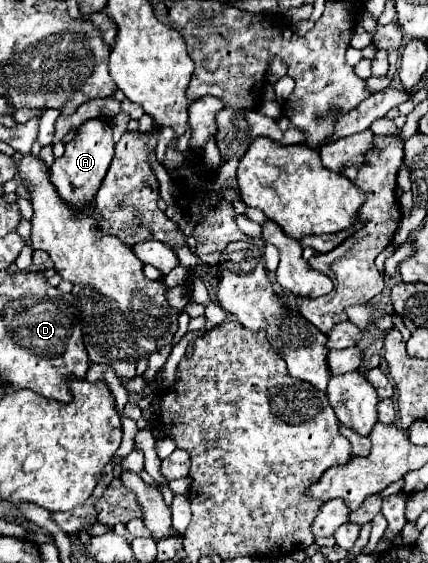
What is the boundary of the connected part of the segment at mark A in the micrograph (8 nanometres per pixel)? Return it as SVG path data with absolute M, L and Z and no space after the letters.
M88 119L76 129L74 139L66 143L64 155L52 163L50 179L58 189L60 197L66 203L72 203L74 209L80 209L82 203L90 205L90 201L94 201L94 195L110 167L112 157L114 157L114 141L110 123L106 119Z

